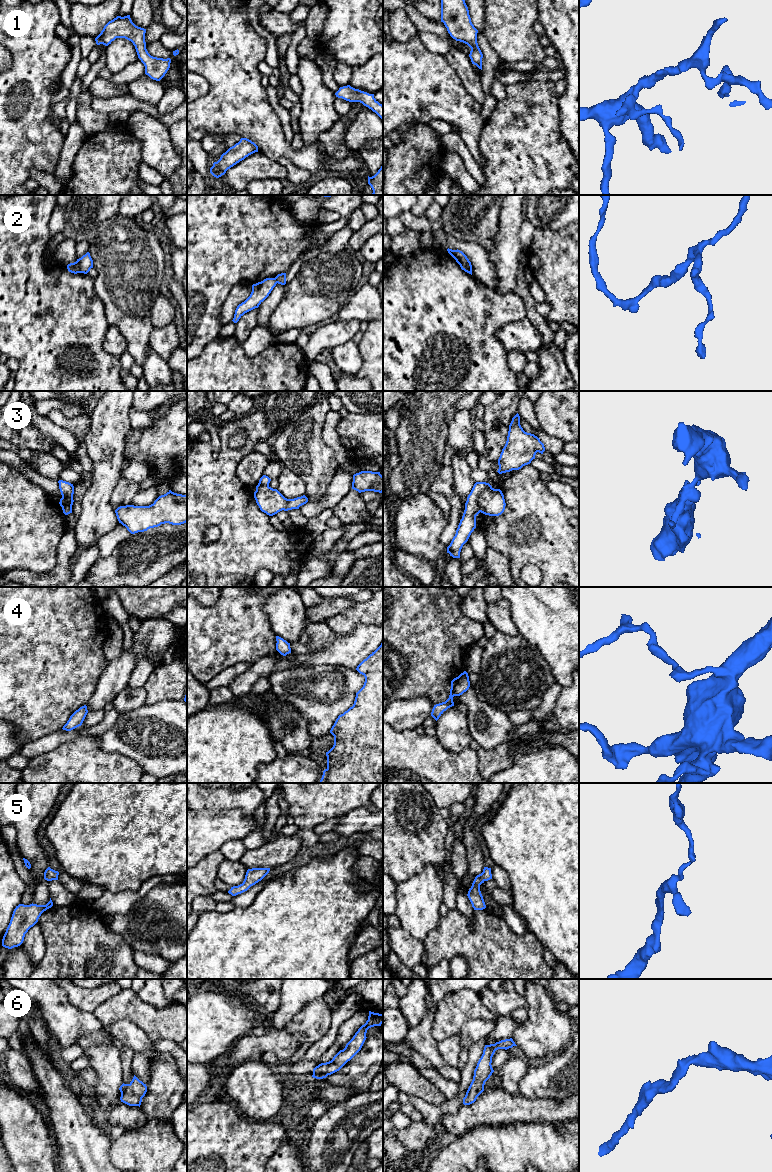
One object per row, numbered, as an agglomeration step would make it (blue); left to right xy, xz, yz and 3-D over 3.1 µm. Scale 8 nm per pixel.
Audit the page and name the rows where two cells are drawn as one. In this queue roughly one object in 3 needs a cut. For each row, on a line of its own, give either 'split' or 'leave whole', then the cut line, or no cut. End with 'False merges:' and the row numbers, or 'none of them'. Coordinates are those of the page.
1: leave whole | no cut
2: split | xy (76, 261), (81, 272)
3: split | yz (491, 487), (484, 490), (478, 498), (480, 511)
4: leave whole | no cut
5: leave whole | no cut
6: leave whole | no cut
False merges: 2, 3

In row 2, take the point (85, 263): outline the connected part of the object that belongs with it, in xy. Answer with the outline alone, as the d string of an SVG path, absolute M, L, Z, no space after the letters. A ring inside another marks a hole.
M89 252L77 259L77 262L81 273L87 274L93 268L93 260Z

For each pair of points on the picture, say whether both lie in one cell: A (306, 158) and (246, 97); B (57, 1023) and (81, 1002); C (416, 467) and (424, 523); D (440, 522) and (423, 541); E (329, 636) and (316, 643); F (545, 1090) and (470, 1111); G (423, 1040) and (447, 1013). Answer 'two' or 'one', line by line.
A: one
B: two
C: two
D: one
E: one
F: two
G: two

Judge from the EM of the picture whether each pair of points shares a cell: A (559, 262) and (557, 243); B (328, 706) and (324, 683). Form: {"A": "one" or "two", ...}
{"A": "one", "B": "one"}

